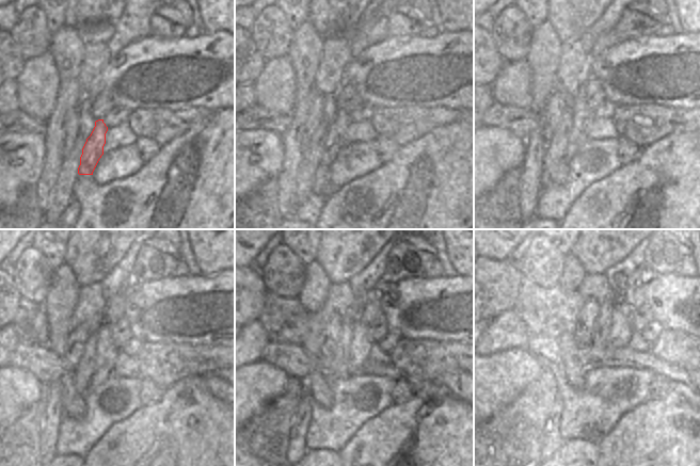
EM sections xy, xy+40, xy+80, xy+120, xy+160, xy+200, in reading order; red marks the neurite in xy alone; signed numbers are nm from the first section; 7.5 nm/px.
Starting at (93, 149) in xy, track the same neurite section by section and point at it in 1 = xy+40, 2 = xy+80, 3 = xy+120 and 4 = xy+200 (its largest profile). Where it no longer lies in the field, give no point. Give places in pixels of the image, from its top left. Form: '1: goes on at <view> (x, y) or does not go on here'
1: goes on at xy+40 (337, 130)
2: goes on at xy+80 (583, 115)
3: goes on at xy+120 (107, 352)
4: goes on at xy+200 (585, 326)

